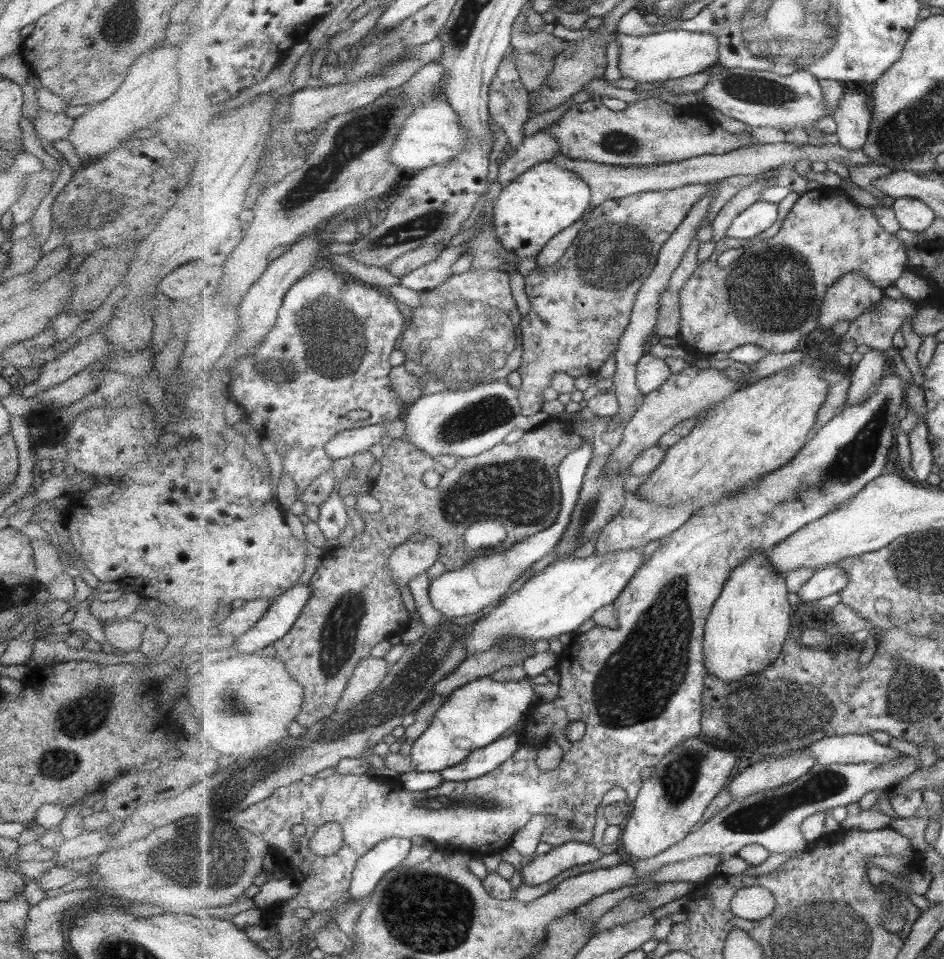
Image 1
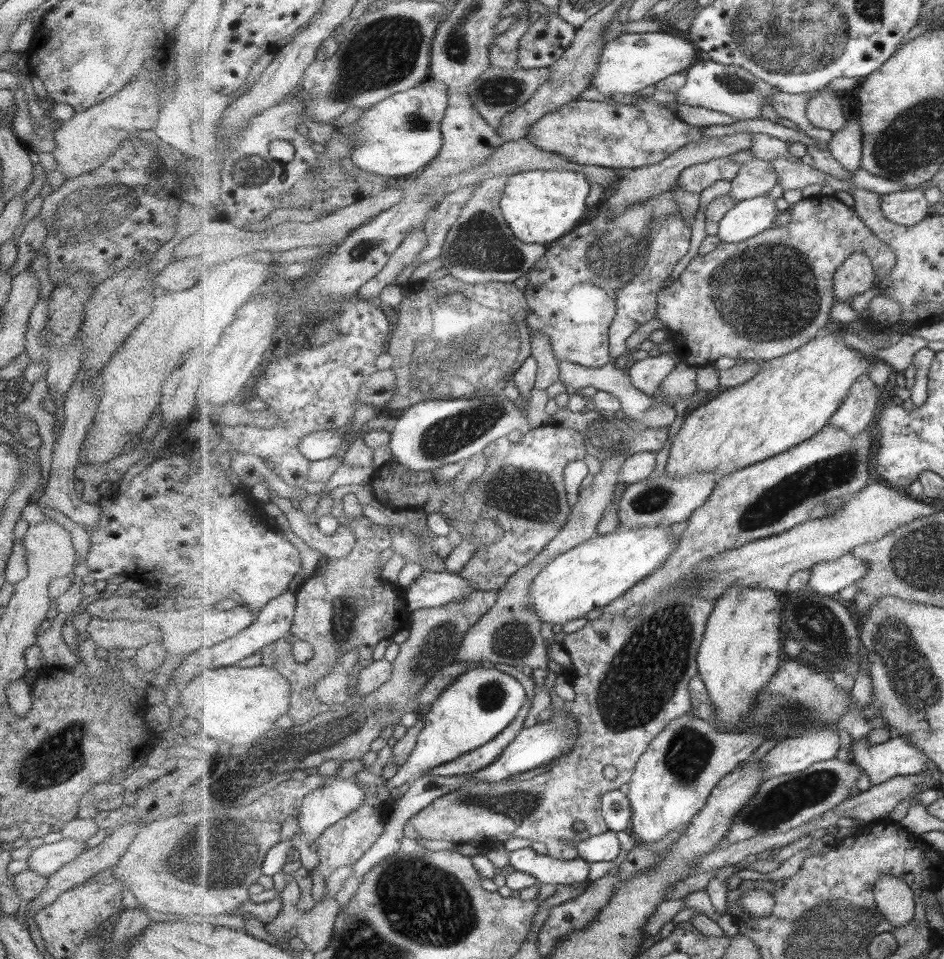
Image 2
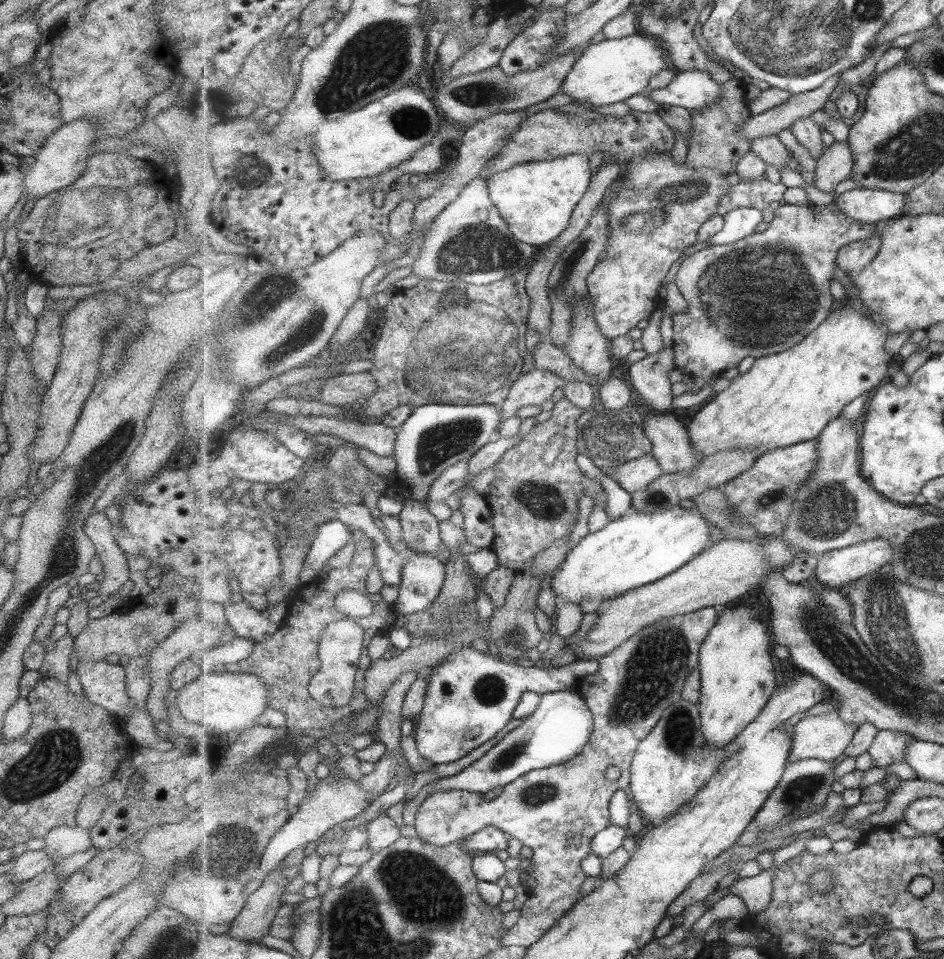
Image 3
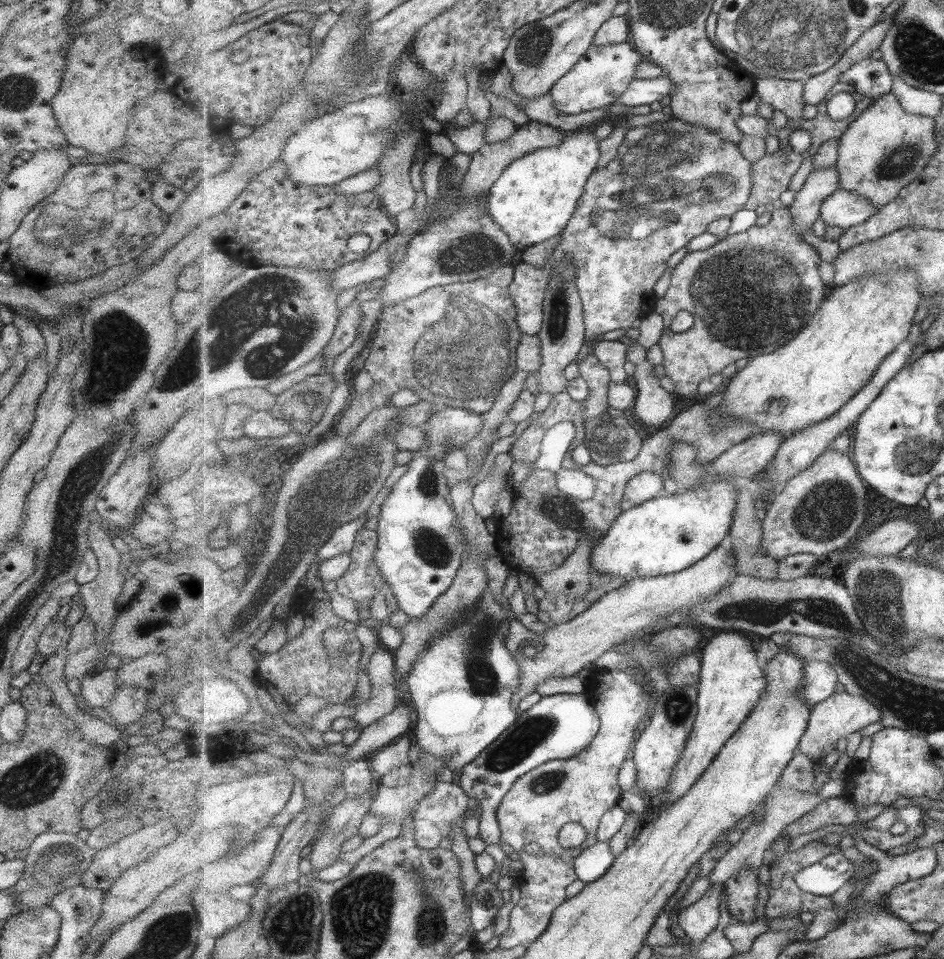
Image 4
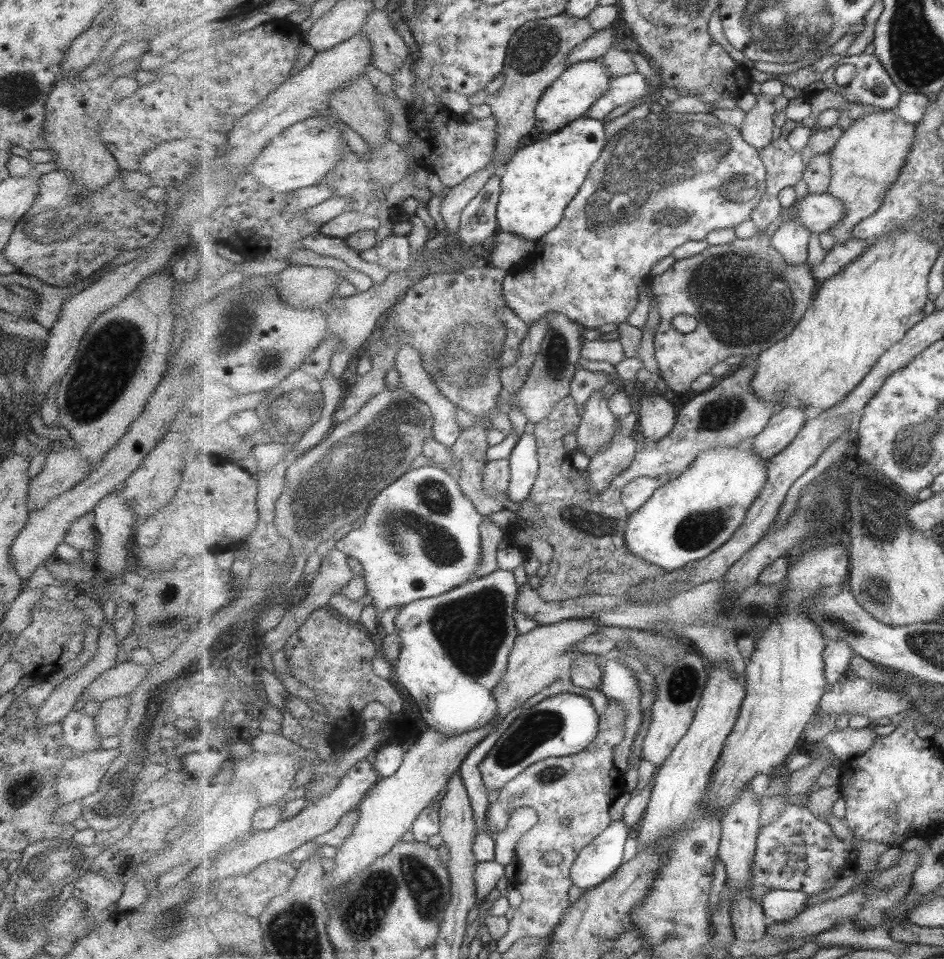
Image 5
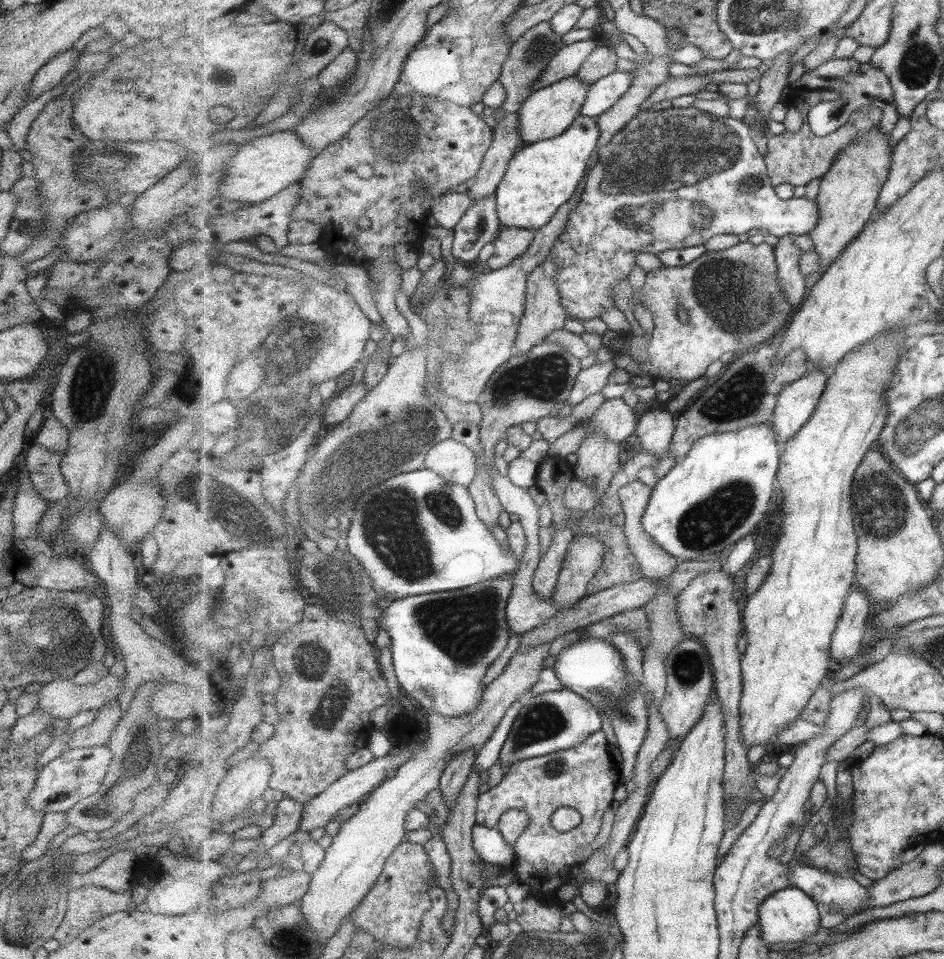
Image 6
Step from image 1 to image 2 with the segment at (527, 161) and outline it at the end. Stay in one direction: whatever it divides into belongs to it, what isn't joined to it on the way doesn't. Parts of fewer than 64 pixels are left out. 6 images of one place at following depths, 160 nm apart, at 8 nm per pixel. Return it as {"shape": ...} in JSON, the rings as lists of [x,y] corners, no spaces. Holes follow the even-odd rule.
{"shape":[[[511,176],[489,178],[480,183],[446,236],[441,256],[448,274],[471,284],[490,280],[515,282],[546,255],[548,246],[519,241],[502,213],[501,202]]]}

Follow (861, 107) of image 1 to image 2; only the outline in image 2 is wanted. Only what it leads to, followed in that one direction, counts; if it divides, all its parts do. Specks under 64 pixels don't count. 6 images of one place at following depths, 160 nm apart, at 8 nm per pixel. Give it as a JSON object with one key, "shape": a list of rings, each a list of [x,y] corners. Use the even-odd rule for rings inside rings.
{"shape":[[[849,118],[841,132],[835,132],[828,144],[831,155],[849,172],[861,169],[864,156],[863,126],[859,118]]]}

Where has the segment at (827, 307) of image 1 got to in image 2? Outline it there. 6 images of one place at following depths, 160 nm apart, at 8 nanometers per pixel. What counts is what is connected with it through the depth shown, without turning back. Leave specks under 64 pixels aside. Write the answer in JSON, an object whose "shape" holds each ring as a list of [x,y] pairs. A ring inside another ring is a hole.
{"shape":[[[856,252],[836,272],[834,278],[834,302],[851,305],[854,296],[876,287],[874,264],[865,252]]]}

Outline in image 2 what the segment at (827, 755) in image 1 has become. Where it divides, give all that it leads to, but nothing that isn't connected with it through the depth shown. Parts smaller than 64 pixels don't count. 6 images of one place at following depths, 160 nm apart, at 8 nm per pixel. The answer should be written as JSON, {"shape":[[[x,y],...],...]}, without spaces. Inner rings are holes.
{"shape":[[[904,736],[891,737],[879,744],[855,739],[851,744],[850,761],[857,764],[869,778],[869,784],[880,785],[898,776],[928,772],[924,752]]]}

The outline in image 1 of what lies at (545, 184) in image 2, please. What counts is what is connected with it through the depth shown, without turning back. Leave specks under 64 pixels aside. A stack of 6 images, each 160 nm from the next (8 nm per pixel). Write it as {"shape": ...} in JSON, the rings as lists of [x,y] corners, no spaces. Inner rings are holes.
{"shape":[[[546,161],[531,168],[523,176],[519,176],[518,180],[510,182],[502,189],[494,206],[493,234],[501,241],[503,249],[513,251],[519,258],[525,260],[534,258],[541,254],[541,251],[557,234],[583,219],[590,208],[591,199],[591,187],[583,178],[579,178],[575,172],[561,168],[559,164]]]}

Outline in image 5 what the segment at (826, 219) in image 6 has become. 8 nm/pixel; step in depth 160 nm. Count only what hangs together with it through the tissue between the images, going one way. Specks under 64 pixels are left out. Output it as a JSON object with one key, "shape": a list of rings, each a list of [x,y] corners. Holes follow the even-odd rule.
{"shape":[[[880,110],[861,117],[835,145],[831,152],[832,181],[828,192],[842,200],[848,210],[839,227],[829,231],[835,245],[853,239],[855,226],[882,207],[887,193],[898,182],[901,171],[907,165],[915,145],[917,128],[918,125],[909,124],[894,111]]]}

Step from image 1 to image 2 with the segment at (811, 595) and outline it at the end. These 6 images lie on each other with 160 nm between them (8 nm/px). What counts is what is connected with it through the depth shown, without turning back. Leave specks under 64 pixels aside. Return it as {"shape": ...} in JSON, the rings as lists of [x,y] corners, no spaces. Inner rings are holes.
{"shape":[[[850,552],[843,558],[816,564],[812,569],[810,586],[821,595],[837,597],[843,588],[859,583],[867,573],[868,564]]]}

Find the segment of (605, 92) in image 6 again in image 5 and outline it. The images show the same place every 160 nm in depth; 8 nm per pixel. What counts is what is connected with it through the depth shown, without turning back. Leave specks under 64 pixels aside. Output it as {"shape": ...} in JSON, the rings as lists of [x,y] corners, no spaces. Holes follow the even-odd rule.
{"shape":[[[639,72],[615,77],[614,82],[611,83],[611,91],[595,103],[587,116],[605,122],[607,116],[614,112],[615,109],[629,103],[643,102],[643,97],[649,97],[650,93],[647,78],[643,74],[639,74]]]}

